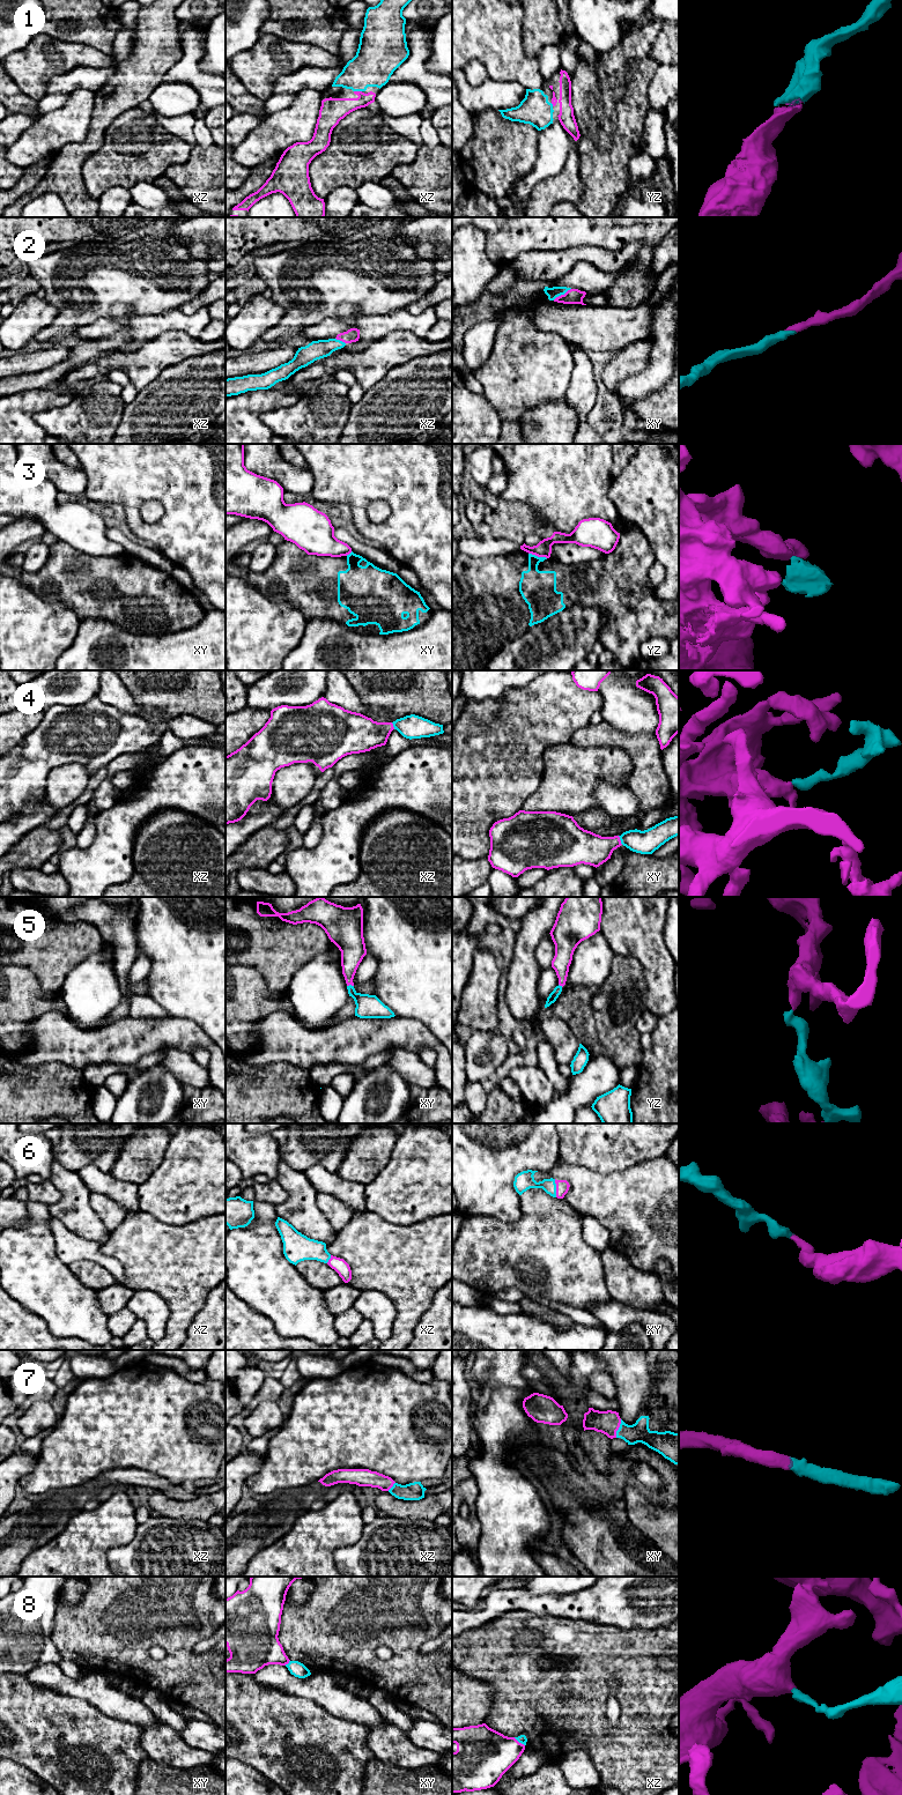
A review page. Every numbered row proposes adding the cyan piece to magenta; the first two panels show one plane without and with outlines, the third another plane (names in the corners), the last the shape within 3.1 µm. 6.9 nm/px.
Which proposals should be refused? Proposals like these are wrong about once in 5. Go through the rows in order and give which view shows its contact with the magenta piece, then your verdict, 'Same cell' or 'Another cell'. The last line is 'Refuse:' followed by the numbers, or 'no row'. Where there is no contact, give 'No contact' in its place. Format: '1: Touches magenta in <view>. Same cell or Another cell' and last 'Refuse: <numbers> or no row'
1: Touches magenta in xz. Same cell
2: Touches magenta in xy. Same cell
3: Touches magenta in yz. Another cell
4: Touches magenta in xy. Same cell
5: Touches magenta in xy. Same cell
6: Touches magenta in xy. Same cell
7: Touches magenta in xy. Same cell
8: Touches magenta in xz. Same cell
Refuse: 3

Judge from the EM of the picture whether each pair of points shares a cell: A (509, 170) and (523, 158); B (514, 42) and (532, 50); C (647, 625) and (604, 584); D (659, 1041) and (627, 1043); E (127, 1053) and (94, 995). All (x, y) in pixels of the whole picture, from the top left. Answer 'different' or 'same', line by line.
A: same
B: different
C: same
D: different
E: different

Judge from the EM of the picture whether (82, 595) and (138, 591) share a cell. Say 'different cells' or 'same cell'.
same cell

